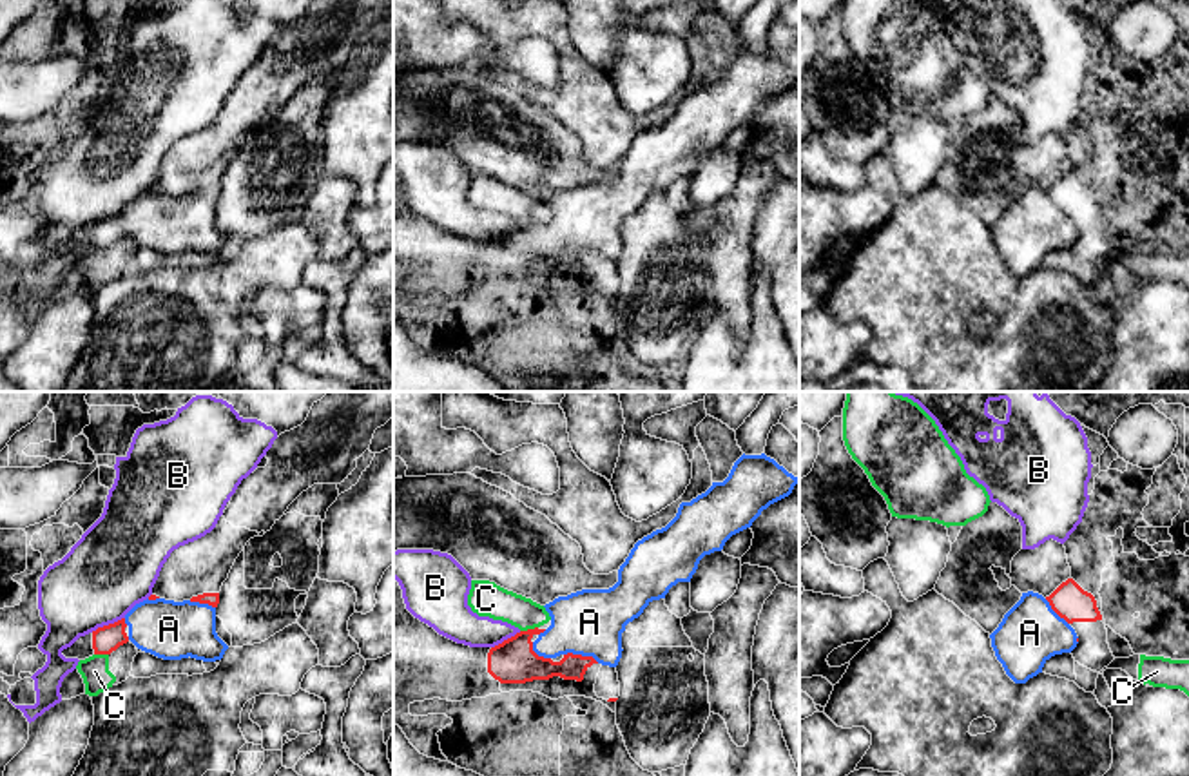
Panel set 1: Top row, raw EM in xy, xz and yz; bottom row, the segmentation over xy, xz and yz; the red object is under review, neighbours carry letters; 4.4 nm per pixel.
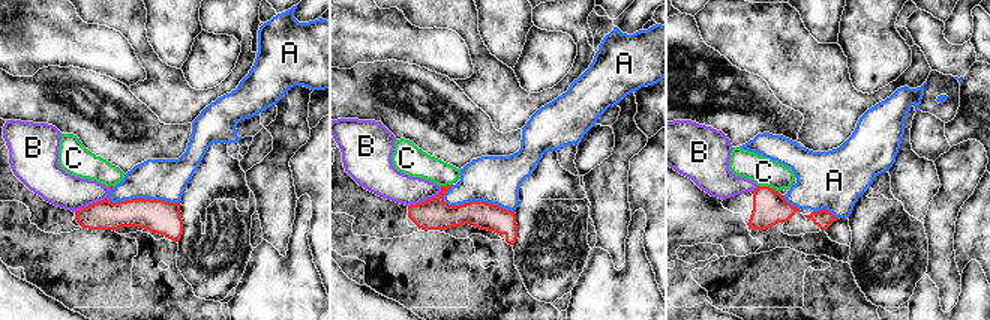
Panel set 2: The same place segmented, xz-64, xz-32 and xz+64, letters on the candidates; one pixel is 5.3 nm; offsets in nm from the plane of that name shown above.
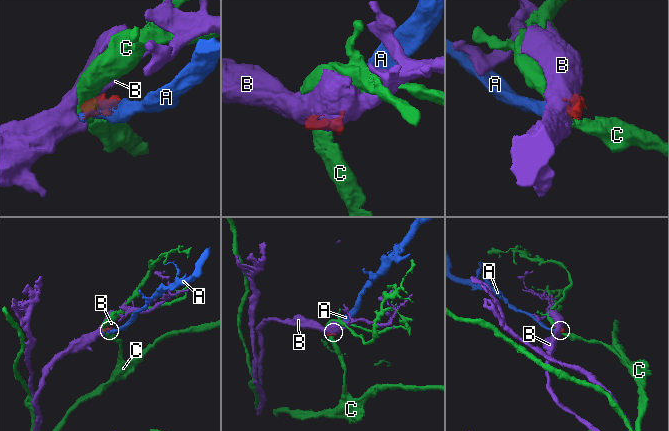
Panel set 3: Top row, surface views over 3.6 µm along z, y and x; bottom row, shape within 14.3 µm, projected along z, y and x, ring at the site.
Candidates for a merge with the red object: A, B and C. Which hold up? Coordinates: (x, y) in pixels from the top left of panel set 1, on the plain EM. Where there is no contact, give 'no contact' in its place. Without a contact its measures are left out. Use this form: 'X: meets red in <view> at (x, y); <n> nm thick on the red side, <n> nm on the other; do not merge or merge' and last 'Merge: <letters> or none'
A: meets red in xz at (580, 249); 140 nm thick on the red side, 300 nm on the other; merge
B: meets red in xy at (109, 218); 120 nm thick on the red side, 380 nm on the other; do not merge
C: meets red in xz at (528, 223); 200 nm thick on the red side, 160 nm on the other; do not merge
Merge: A

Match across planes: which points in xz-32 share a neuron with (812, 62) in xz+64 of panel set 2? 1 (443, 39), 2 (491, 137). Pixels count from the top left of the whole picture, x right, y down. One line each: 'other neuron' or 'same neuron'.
1: other neuron
2: other neuron

